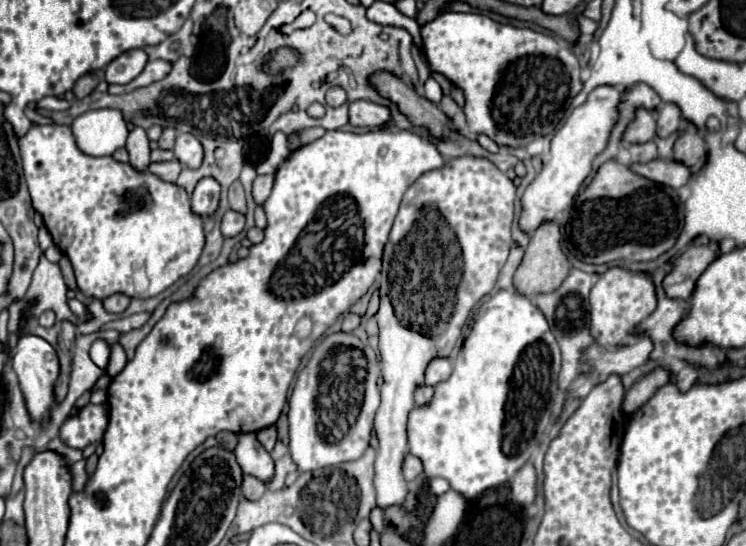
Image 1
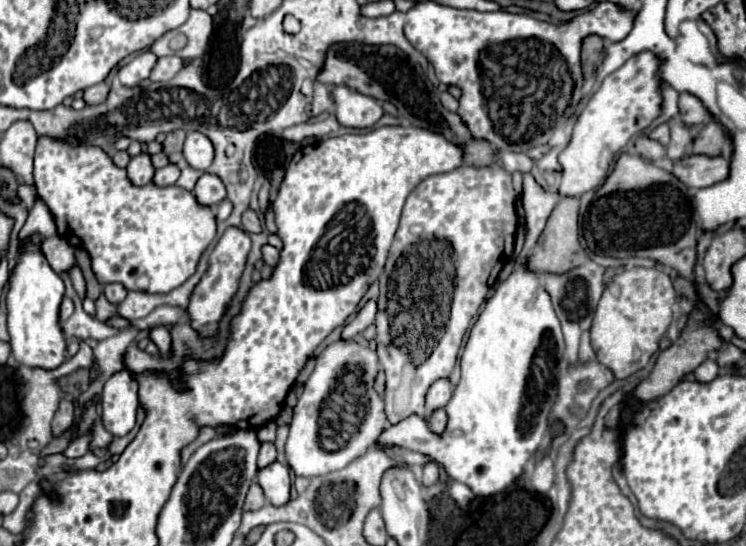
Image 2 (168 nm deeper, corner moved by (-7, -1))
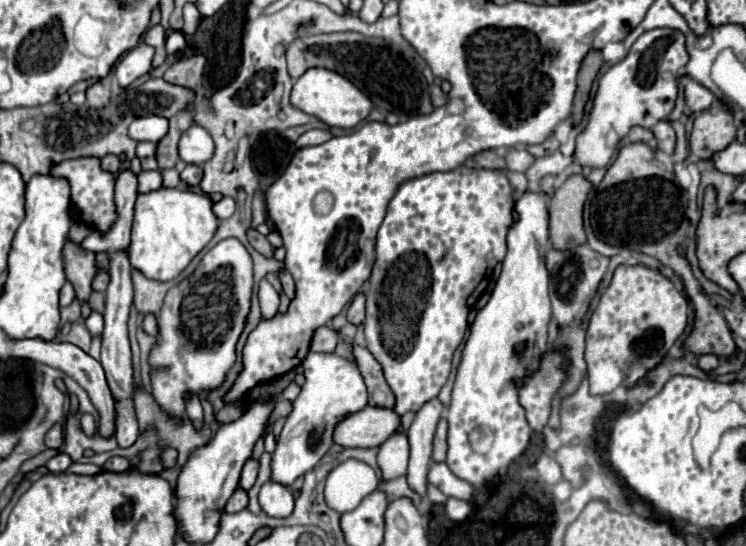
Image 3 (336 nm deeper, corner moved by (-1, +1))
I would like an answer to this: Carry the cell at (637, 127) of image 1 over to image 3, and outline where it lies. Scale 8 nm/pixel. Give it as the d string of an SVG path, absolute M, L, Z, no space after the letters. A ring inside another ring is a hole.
M661 120L655 128L653 134L657 138L657 150L671 156L675 152L675 130L669 120Z

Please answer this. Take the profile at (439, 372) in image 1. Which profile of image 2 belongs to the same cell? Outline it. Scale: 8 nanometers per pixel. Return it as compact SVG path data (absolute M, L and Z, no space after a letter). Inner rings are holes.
M439 378L439 382L433 382L429 392L427 392L427 410L425 410L425 418L429 420L429 416L433 414L433 410L443 408L449 398L453 394L453 386L449 382L449 378Z

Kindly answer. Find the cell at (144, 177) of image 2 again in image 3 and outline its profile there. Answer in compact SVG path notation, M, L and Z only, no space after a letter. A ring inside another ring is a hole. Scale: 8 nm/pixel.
M127 170L123 172L117 182L115 182L115 208L117 208L117 220L111 224L107 232L91 232L81 246L91 252L103 252L109 260L107 272L111 276L109 286L105 290L107 298L107 310L105 310L105 330L103 330L103 348L101 348L101 364L107 374L109 388L115 398L115 410L117 410L117 442L121 448L129 448L135 444L139 436L139 426L135 420L135 410L133 410L133 364L131 364L131 348L129 348L129 338L127 338L127 320L129 320L129 308L133 304L133 282L131 282L131 264L129 264L129 240L131 240L131 224L133 224L133 206L137 198L137 176Z

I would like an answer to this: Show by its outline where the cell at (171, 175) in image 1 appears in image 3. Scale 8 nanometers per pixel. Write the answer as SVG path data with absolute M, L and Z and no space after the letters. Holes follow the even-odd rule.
M153 170L153 172L141 172L137 176L137 182L139 182L137 192L139 194L147 194L147 192L153 192L153 190L161 188L161 174L157 170Z

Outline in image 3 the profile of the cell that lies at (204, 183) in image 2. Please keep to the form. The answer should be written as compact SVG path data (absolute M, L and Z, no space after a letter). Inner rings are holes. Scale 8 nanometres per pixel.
M187 164L187 166L181 170L181 180L183 180L185 184L189 184L189 186L197 186L197 184L201 182L201 178L203 178L201 166L191 166L191 164Z

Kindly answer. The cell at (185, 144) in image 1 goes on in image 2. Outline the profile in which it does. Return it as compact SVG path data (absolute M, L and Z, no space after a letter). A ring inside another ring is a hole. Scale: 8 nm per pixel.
M189 132L185 138L183 156L193 168L205 172L213 162L213 144L205 134Z

